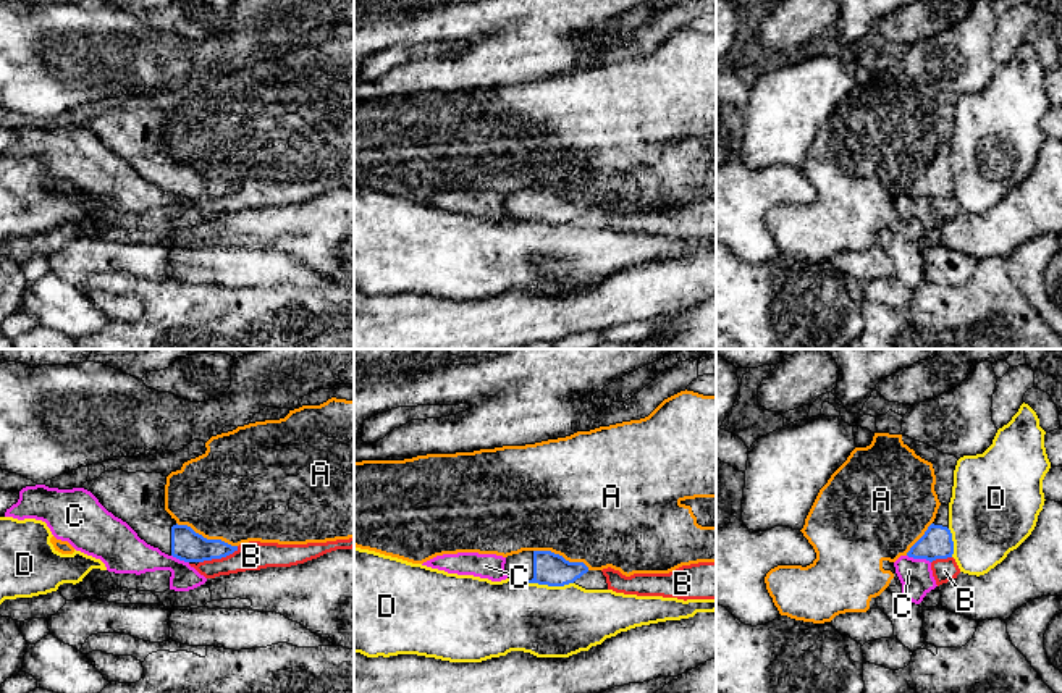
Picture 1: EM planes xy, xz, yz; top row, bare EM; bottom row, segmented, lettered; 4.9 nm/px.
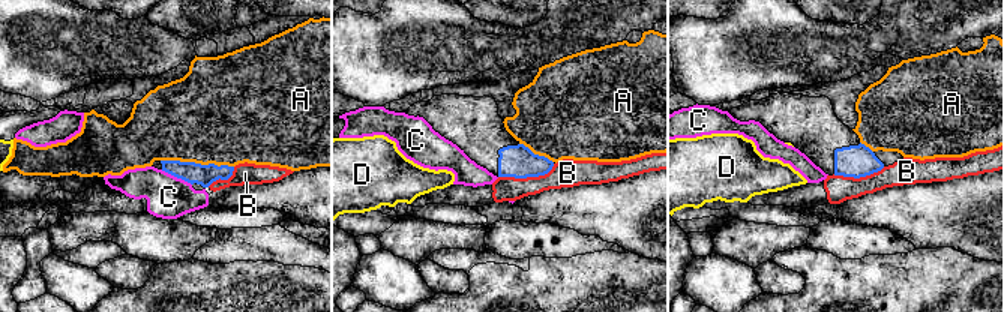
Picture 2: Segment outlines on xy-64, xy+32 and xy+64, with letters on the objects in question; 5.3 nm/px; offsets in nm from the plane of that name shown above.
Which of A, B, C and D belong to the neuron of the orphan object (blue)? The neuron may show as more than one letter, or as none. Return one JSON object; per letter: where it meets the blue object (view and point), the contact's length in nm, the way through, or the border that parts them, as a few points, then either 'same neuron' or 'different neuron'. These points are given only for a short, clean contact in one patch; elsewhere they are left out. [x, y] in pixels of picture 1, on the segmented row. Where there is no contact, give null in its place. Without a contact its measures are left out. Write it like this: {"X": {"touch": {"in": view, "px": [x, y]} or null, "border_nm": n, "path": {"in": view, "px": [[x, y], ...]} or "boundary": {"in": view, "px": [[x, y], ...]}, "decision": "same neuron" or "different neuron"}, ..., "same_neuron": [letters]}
{"A": {"touch": {"in": "xy", "px": [206, 538]}, "border_nm": 320, "decision": "different neuron"}, "B": {"touch": {"in": "xy", "px": [219, 558]}, "border_nm": 220, "boundary": {"in": "xy", "px": [[238, 546], [225, 556], [199, 562]]}, "decision": "different neuron"}, "C": {"touch": {"in": "yz", "px": [918, 558]}, "border_nm": 130, "boundary": {"in": "yz", "px": [[907, 554], [930, 562]]}, "decision": "different neuron"}, "D": {"touch": {"in": "xz", "px": [550, 585]}, "border_nm": 240, "boundary": {"in": "xz", "px": [[527, 582], [540, 585], [573, 583]]}, "decision": "different neuron"}, "same_neuron": []}

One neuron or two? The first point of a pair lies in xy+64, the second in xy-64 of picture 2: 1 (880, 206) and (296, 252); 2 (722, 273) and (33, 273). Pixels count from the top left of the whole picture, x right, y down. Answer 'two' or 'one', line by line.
1: two
2: two

